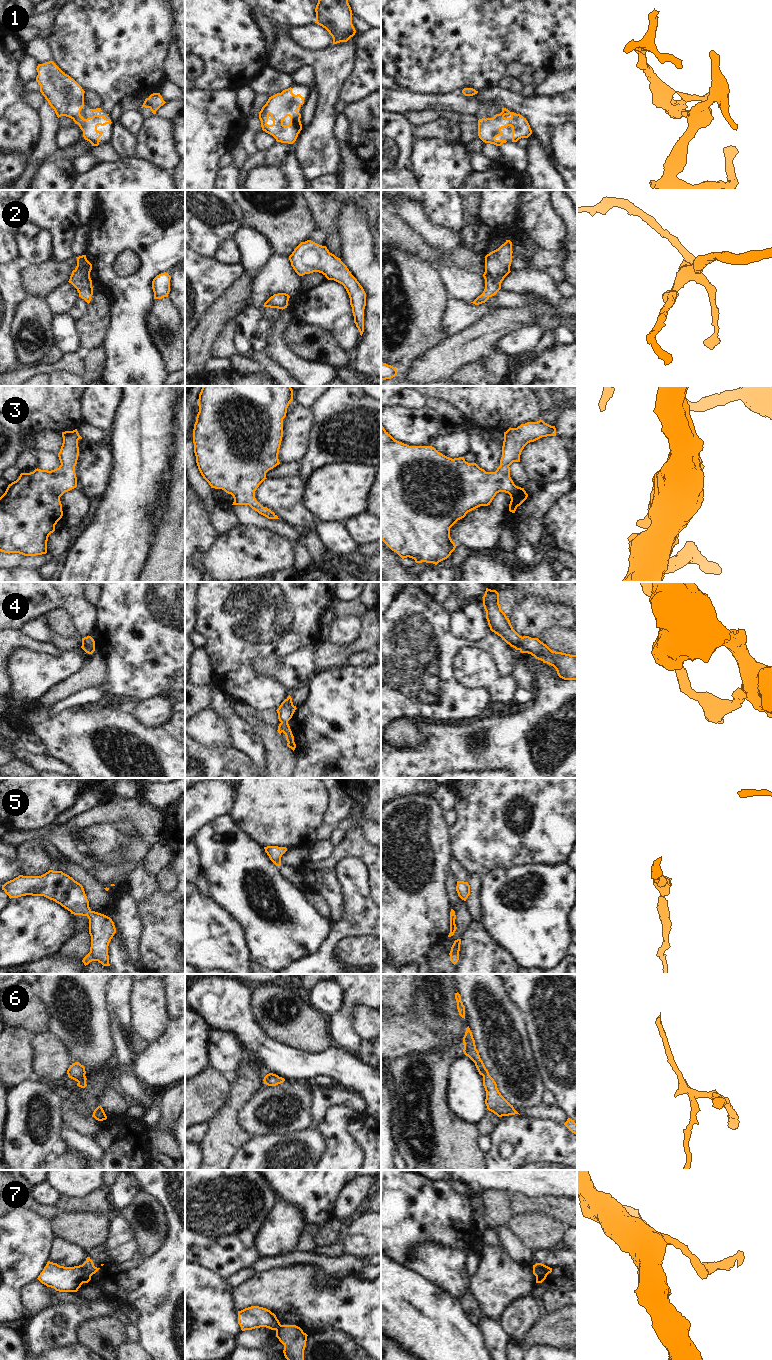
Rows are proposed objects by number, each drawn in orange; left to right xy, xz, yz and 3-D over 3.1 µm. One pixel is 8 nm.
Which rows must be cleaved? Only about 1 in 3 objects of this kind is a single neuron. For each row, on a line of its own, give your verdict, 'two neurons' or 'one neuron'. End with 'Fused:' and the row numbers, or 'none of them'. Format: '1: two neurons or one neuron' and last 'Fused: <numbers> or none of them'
1: one neuron
2: one neuron
3: one neuron
4: two neurons
5: one neuron
6: one neuron
7: two neurons
Fused: 4, 7

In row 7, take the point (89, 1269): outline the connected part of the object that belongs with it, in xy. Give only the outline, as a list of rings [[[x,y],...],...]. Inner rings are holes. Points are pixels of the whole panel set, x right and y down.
[[[90,1257],[86,1258],[86,1261],[81,1265],[84,1271],[82,1278],[83,1283],[88,1283],[91,1280],[91,1276],[95,1274],[100,1268],[94,1266]]]

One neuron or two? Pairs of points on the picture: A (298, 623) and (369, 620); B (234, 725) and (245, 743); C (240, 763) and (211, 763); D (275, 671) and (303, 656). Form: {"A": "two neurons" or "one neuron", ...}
{"A": "two neurons", "B": "one neuron", "C": "one neuron", "D": "one neuron"}

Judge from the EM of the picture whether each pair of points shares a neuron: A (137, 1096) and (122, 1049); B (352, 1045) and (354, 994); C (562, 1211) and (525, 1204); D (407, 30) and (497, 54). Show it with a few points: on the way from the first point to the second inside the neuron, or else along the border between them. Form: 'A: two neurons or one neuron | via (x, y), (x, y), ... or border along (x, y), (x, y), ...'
A: one neuron | via (129, 1084), (126, 1079), (123, 1061)
B: one neuron | via (346, 1032), (347, 1007)
C: one neuron | via (553, 1207), (551, 1205), (534, 1204)
D: one neuron | via (429, 35), (475, 35)

